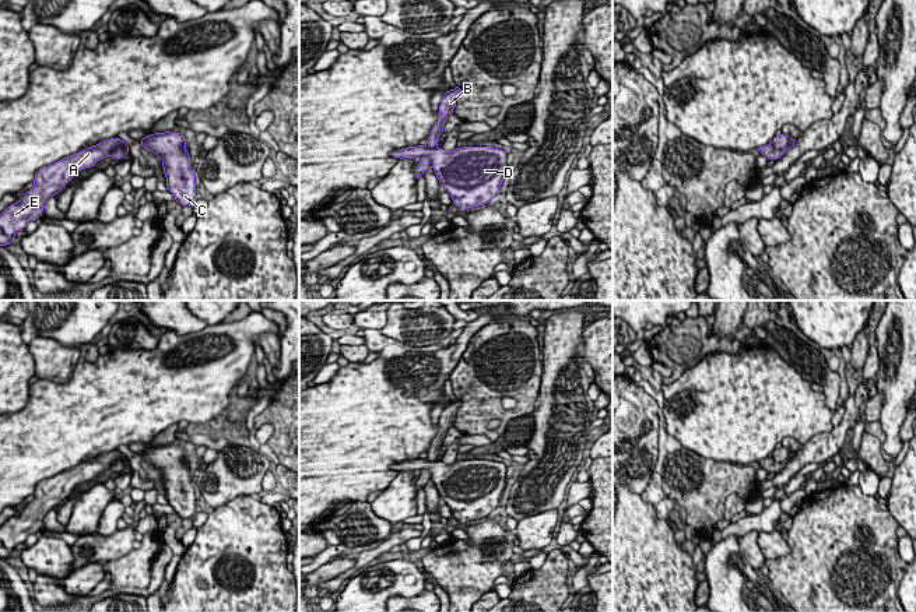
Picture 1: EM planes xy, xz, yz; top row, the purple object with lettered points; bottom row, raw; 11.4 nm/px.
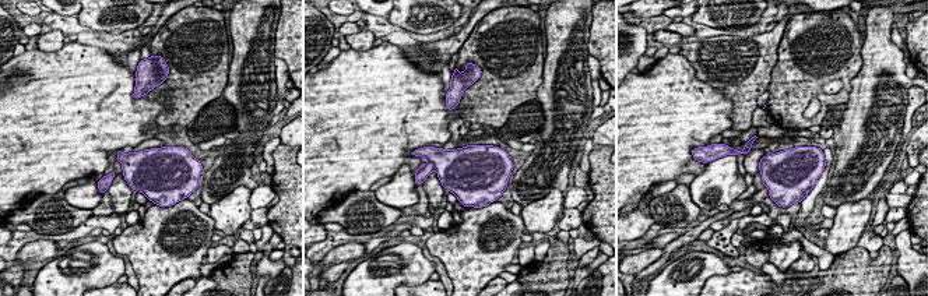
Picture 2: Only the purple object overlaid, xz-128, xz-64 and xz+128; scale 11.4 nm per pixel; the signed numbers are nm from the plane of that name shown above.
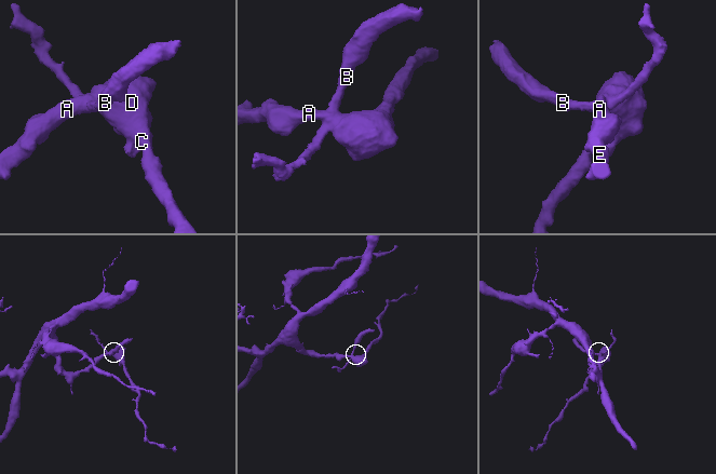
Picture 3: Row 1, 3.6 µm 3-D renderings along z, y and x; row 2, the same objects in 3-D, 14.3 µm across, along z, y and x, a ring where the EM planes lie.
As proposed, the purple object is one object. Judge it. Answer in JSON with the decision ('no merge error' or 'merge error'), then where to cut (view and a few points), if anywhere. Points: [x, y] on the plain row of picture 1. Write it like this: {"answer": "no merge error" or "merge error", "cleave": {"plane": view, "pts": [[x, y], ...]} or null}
{"answer": "merge error", "cleave": {"plane": "yz", "pts": [[792, 452], [782, 461], [775, 461], [771, 457]]}}

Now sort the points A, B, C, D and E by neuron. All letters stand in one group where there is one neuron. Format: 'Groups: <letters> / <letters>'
Groups: A C D E / B

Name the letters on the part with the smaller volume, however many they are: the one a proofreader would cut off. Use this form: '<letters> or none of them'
B

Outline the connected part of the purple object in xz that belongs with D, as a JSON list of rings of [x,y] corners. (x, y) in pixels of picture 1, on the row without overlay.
[[[406,460],[394,471],[428,469],[439,497],[450,507],[459,524],[480,520],[494,511],[506,486],[506,465],[494,460],[461,460],[453,464]]]

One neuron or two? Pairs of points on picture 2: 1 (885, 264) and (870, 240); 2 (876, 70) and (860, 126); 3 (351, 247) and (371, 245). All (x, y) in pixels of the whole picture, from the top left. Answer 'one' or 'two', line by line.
1: two
2: one
3: two

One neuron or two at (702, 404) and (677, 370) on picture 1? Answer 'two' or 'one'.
two

